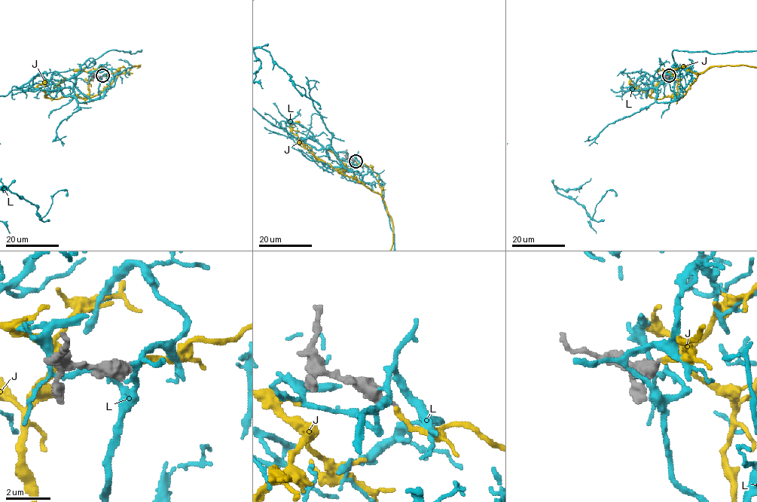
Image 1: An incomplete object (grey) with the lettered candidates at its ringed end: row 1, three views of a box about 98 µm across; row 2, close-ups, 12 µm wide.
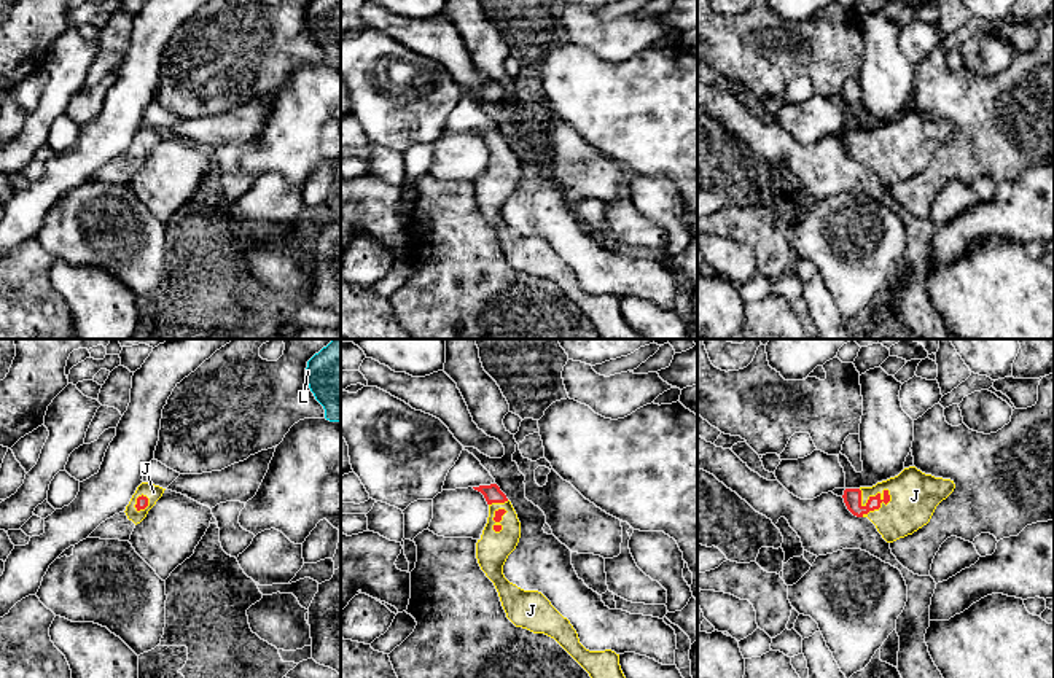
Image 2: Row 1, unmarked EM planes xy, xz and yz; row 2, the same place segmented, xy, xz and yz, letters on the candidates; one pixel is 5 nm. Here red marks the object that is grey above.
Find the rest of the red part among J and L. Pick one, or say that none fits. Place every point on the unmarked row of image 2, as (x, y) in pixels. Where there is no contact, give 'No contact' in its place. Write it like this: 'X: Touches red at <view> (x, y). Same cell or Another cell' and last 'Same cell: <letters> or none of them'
J: Touches red at yz (879, 150). Same cell
L: No contact. Another cell
Same cell: J

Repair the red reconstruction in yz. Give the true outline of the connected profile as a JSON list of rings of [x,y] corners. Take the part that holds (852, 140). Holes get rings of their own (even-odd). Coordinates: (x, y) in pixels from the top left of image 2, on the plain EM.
[[[909,110],[872,131],[845,132],[842,142],[853,159],[868,161],[893,186],[927,169],[954,132],[954,124]]]

